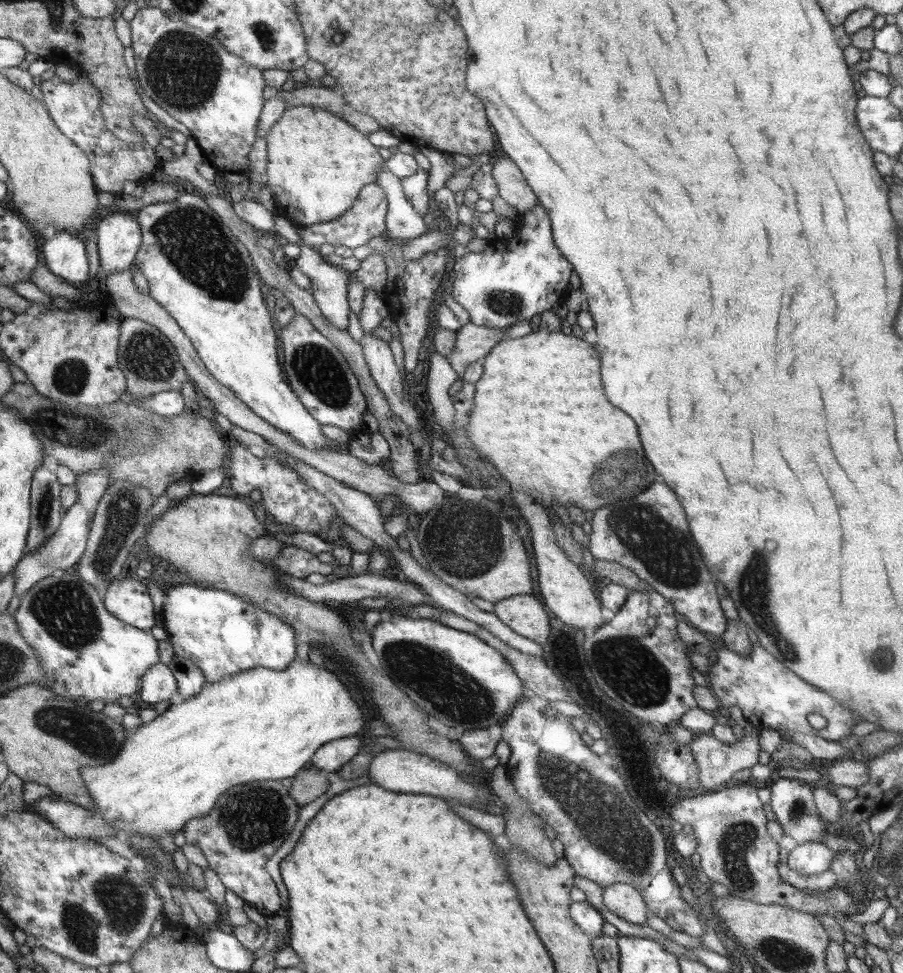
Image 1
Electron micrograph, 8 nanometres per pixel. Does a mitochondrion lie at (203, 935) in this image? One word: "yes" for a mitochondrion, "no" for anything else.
no

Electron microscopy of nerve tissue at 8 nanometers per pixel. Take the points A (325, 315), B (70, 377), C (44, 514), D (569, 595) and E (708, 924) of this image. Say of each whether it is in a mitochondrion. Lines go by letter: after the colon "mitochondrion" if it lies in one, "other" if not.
A: other
B: mitochondrion
C: mitochondrion
D: other
E: other

